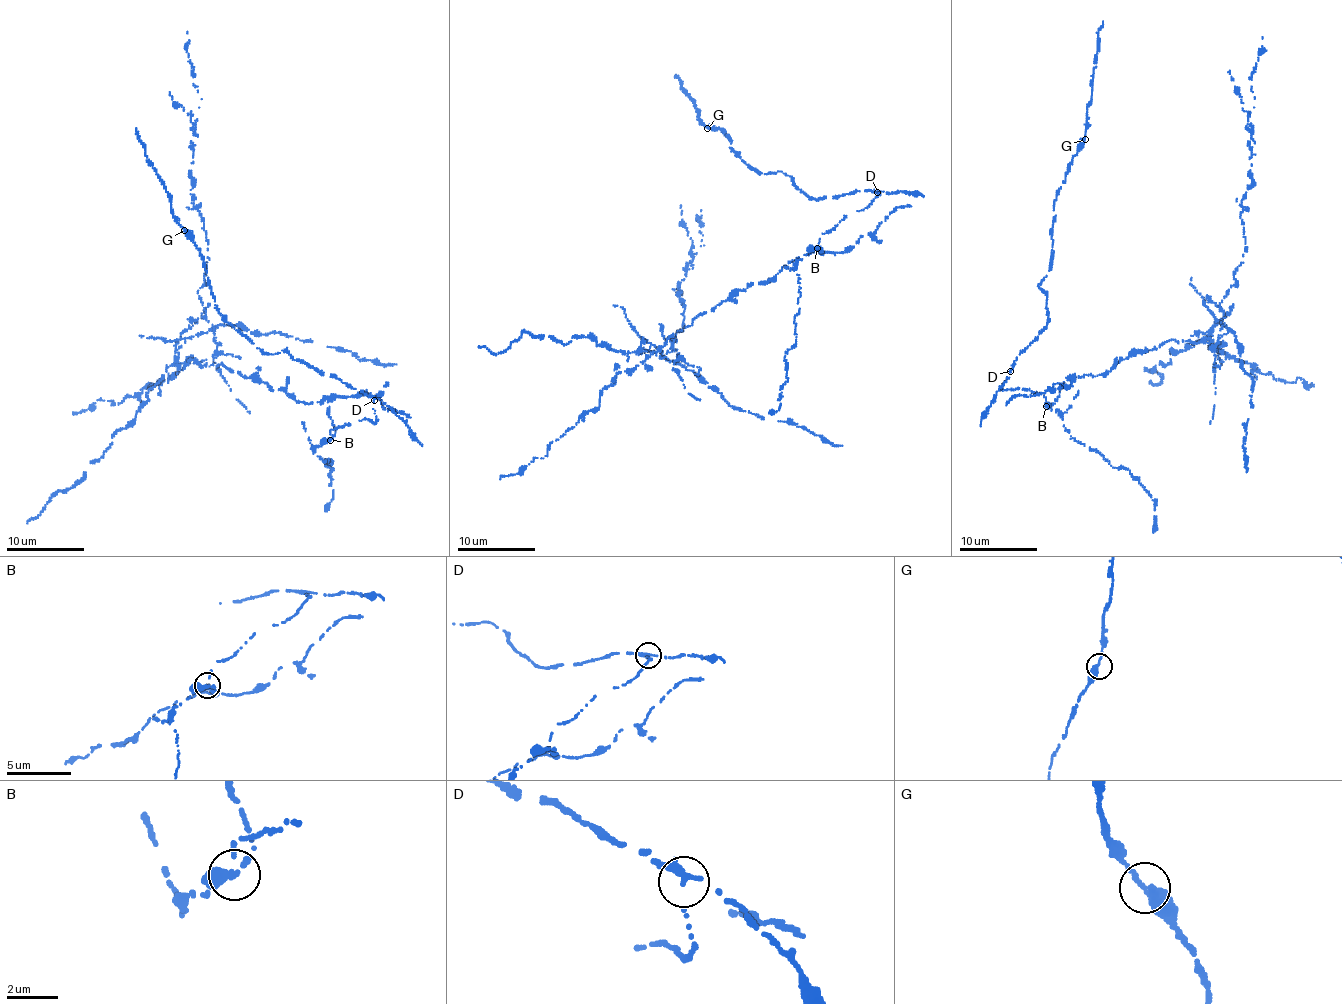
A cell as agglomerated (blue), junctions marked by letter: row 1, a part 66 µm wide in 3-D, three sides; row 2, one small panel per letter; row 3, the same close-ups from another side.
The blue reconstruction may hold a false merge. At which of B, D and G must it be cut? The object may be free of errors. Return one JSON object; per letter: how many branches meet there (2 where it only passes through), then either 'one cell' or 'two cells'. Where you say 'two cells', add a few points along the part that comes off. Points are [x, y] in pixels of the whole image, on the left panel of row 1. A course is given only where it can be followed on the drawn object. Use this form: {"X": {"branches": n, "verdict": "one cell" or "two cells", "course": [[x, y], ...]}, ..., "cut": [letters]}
{"B": {"branches": 2, "verdict": "two cells", "course": [[330, 441], [328, 398], [178, 361], [215, 333], [187, 31]]}, "D": {"branches": 2, "verdict": "one cell"}, "G": {"branches": 2, "verdict": "one cell"}, "cut": ["B"]}

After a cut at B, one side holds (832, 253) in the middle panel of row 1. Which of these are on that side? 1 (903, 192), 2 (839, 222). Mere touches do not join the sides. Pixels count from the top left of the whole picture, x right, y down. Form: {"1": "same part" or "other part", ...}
{"1": "other part", "2": "other part"}

